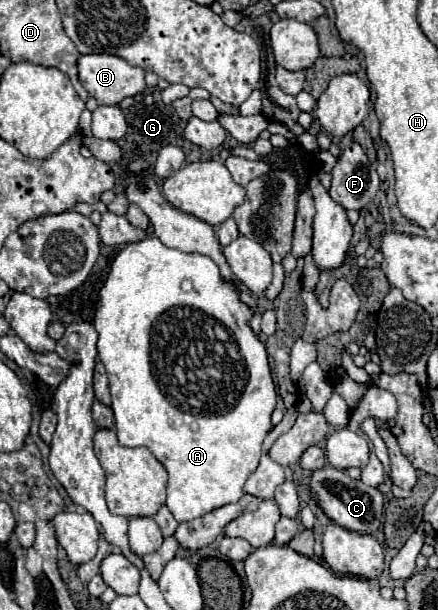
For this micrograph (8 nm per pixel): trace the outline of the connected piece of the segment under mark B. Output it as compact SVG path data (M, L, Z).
M93 53L79 57L79 81L99 105L119 105L125 97L133 97L145 89L145 71L129 65L125 59L107 53Z

